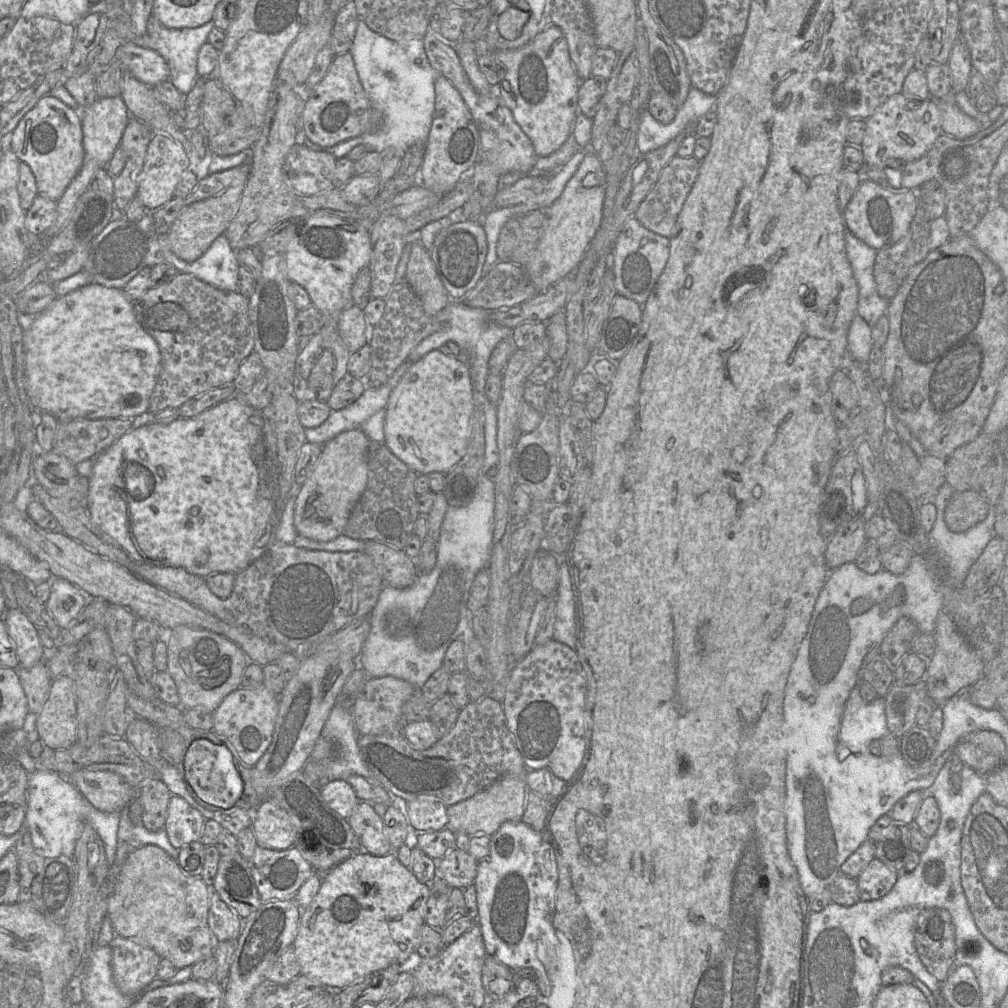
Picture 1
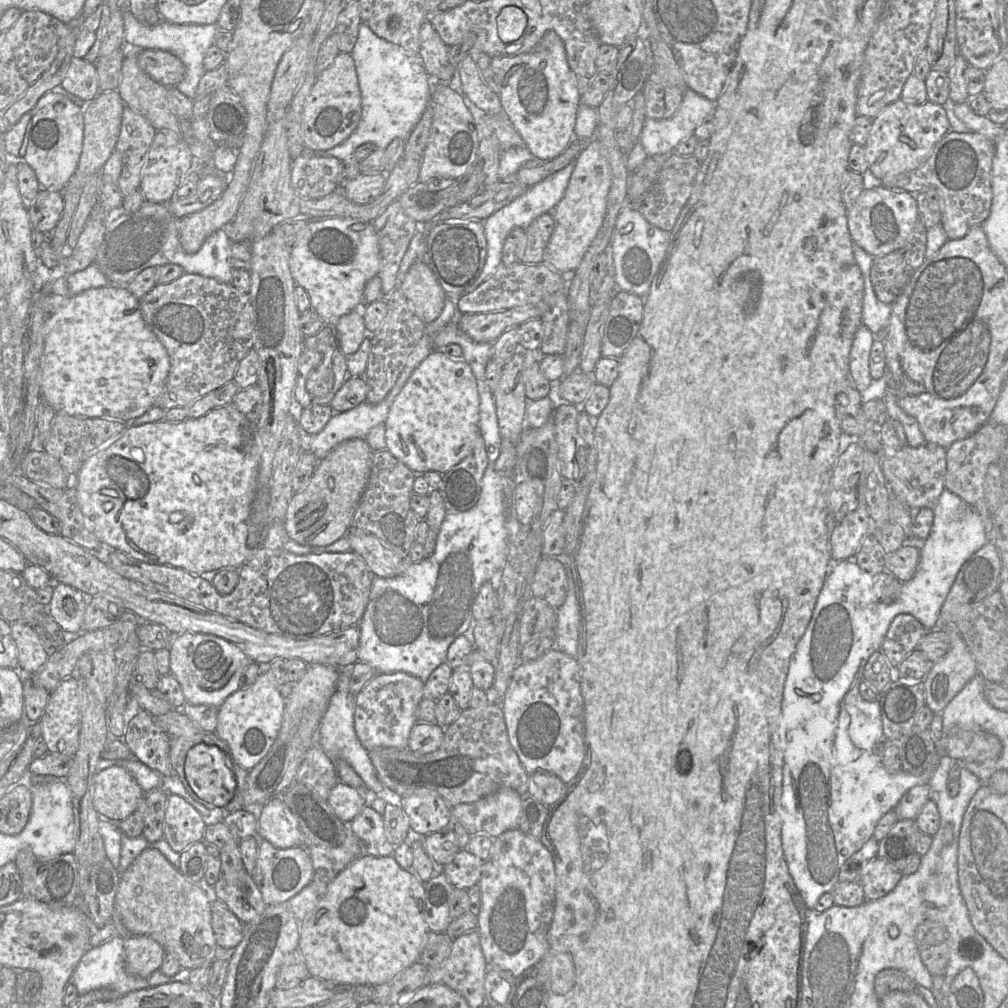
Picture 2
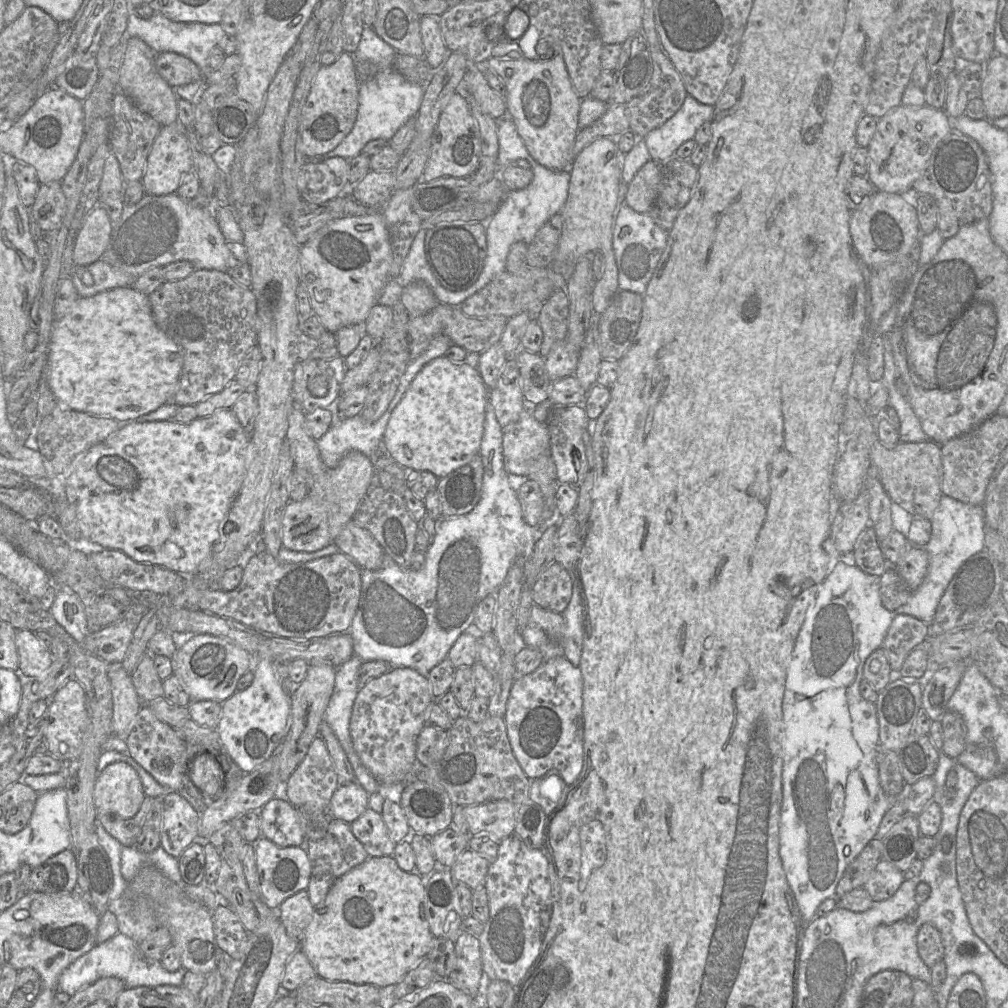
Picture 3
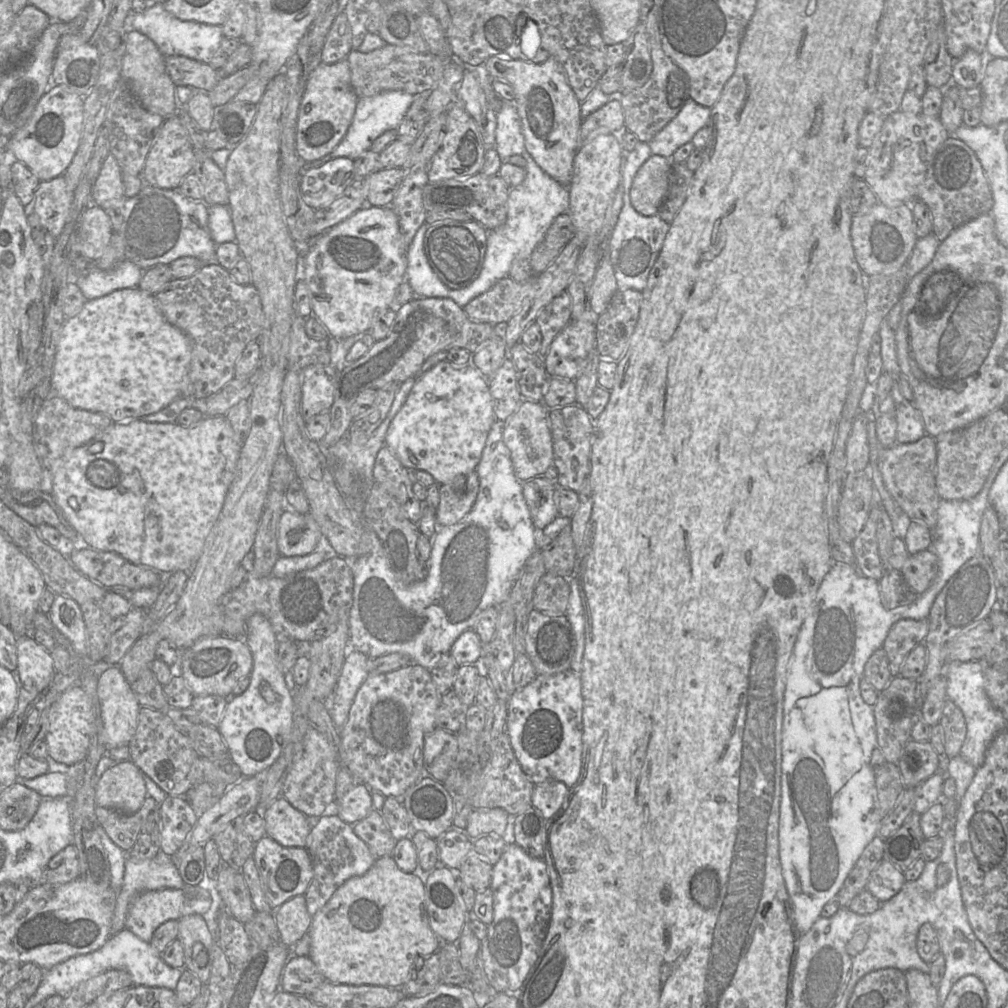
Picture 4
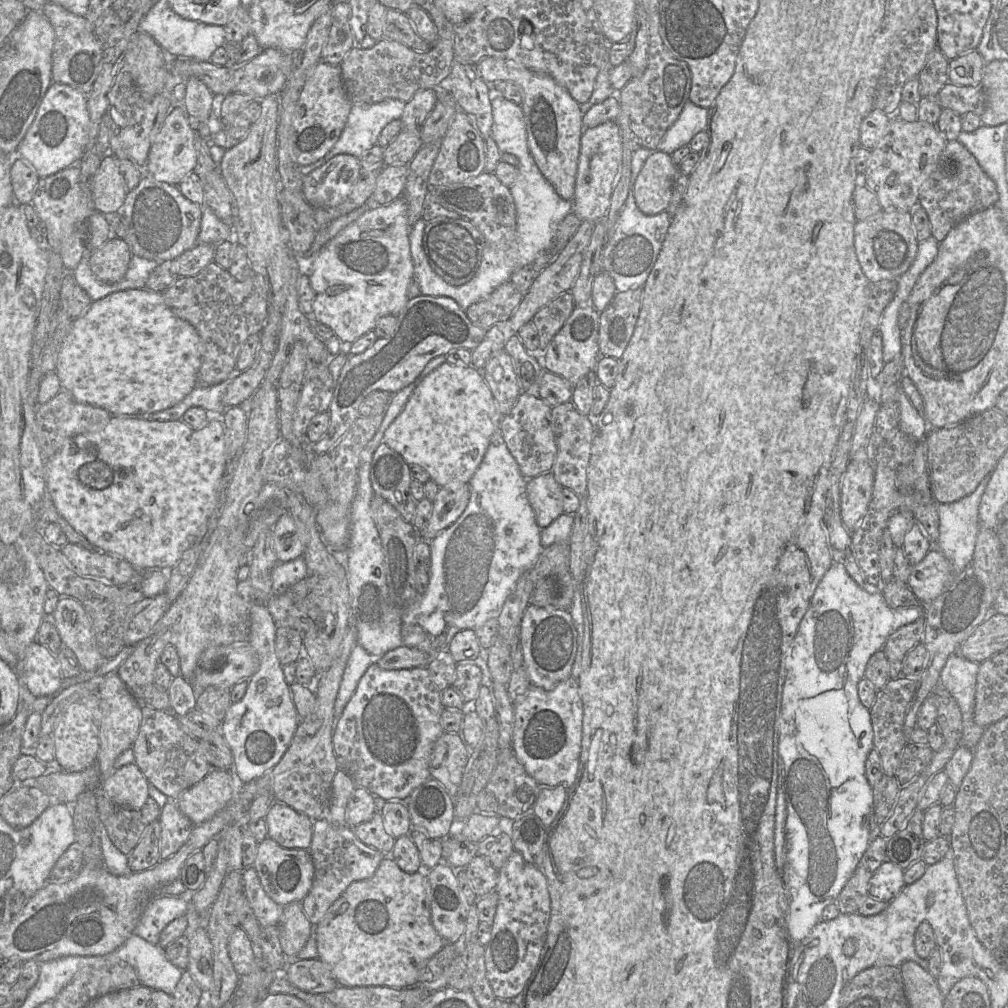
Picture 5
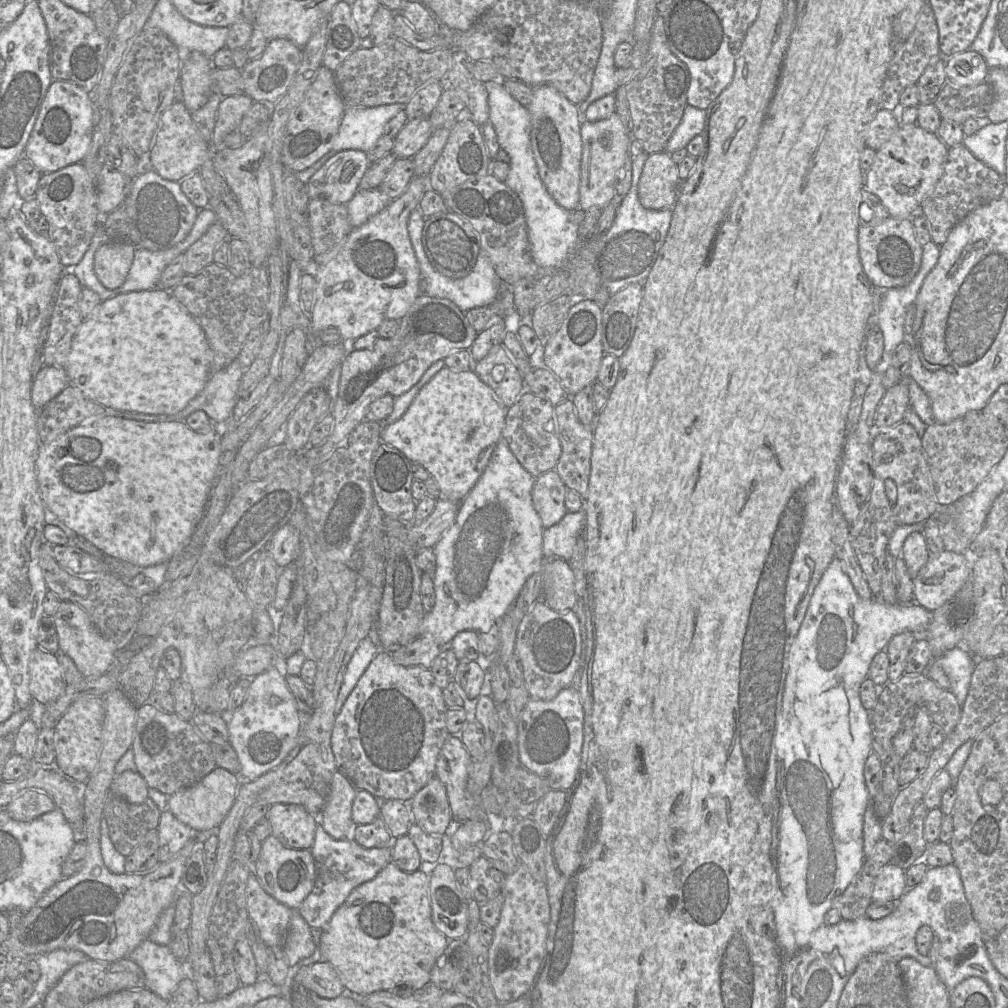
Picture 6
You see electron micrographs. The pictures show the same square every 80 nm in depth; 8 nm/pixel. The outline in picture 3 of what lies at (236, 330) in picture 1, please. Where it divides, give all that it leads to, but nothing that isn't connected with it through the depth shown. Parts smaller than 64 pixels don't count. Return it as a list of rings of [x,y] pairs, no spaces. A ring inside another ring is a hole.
[[[200,269],[184,279],[165,281],[148,298],[156,325],[178,345],[183,355],[177,390],[167,403],[196,405],[235,379],[242,359],[258,343],[257,302],[251,288],[239,285],[226,271]]]

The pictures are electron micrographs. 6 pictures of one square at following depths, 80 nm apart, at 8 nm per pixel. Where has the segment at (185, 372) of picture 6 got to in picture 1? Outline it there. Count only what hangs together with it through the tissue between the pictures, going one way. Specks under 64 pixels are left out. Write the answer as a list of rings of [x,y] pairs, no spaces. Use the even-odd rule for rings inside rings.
[[[94,282],[83,286],[64,296],[57,297],[48,308],[30,319],[29,322],[24,322],[23,329],[25,388],[31,403],[39,412],[48,412],[59,421],[69,421],[73,419],[103,418],[133,419],[148,410],[149,399],[160,371],[161,353],[154,338],[137,321],[133,302],[125,295],[122,289],[108,288]]]

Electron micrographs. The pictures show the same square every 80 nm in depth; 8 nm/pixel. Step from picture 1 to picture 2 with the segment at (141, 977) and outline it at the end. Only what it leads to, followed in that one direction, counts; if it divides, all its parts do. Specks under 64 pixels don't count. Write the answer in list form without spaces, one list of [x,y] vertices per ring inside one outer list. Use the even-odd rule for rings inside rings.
[[[129,936],[123,945],[125,968],[130,974],[146,978],[160,969],[166,951],[150,936]]]

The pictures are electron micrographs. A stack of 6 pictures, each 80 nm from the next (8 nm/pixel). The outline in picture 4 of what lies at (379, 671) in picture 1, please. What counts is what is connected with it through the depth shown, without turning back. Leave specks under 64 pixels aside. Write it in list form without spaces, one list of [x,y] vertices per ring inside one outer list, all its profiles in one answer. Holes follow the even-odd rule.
[[[503,440],[499,442],[498,448],[497,444],[489,444],[487,446],[487,449],[484,453],[484,457],[481,457],[475,471],[477,472],[479,477],[479,491],[477,494],[476,501],[471,511],[460,521],[452,525],[438,528],[438,531],[432,540],[431,554],[428,560],[429,573],[426,579],[423,581],[416,581],[410,585],[403,585],[402,583],[397,581],[390,568],[389,560],[387,558],[386,552],[383,548],[380,539],[374,532],[374,530],[367,523],[365,523],[363,519],[363,533],[361,541],[363,542],[363,545],[368,545],[368,552],[355,559],[351,559],[354,588],[353,604],[349,616],[349,648],[353,648],[364,653],[370,659],[375,659],[377,657],[384,656],[390,653],[400,653],[406,656],[409,659],[410,663],[418,664],[428,670],[431,670],[431,668],[441,658],[442,655],[449,653],[453,643],[464,631],[468,629],[474,630],[476,621],[482,611],[489,607],[498,607],[509,598],[515,580],[517,579],[521,568],[528,560],[528,558],[532,556],[536,551],[541,551],[546,545],[551,543],[551,541],[555,537],[557,537],[557,535],[566,526],[570,525],[571,518],[558,515],[551,523],[549,523],[542,530],[536,530],[532,522],[529,507],[523,495],[523,483],[518,480],[515,475],[510,450],[505,445]]]

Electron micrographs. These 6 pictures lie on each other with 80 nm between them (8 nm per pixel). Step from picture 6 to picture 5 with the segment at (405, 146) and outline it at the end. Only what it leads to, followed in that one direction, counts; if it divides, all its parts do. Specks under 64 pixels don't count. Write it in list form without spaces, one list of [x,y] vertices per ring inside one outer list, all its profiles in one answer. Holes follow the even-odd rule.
[[[402,130],[384,148],[384,166],[408,165],[423,145],[420,130]]]

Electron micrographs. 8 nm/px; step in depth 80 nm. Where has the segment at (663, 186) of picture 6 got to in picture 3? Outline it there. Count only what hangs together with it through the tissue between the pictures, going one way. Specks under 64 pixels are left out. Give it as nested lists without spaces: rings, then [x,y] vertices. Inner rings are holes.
[[[650,160],[644,164],[629,183],[626,204],[635,212],[648,214],[652,208],[662,180],[662,163]]]

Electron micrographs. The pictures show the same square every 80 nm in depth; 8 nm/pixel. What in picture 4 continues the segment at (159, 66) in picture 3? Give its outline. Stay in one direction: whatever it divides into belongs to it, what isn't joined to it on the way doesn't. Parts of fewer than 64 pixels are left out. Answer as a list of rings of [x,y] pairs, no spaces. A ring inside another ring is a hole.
[[[180,55],[165,56],[165,67],[175,86],[209,91],[221,77],[210,64]]]

